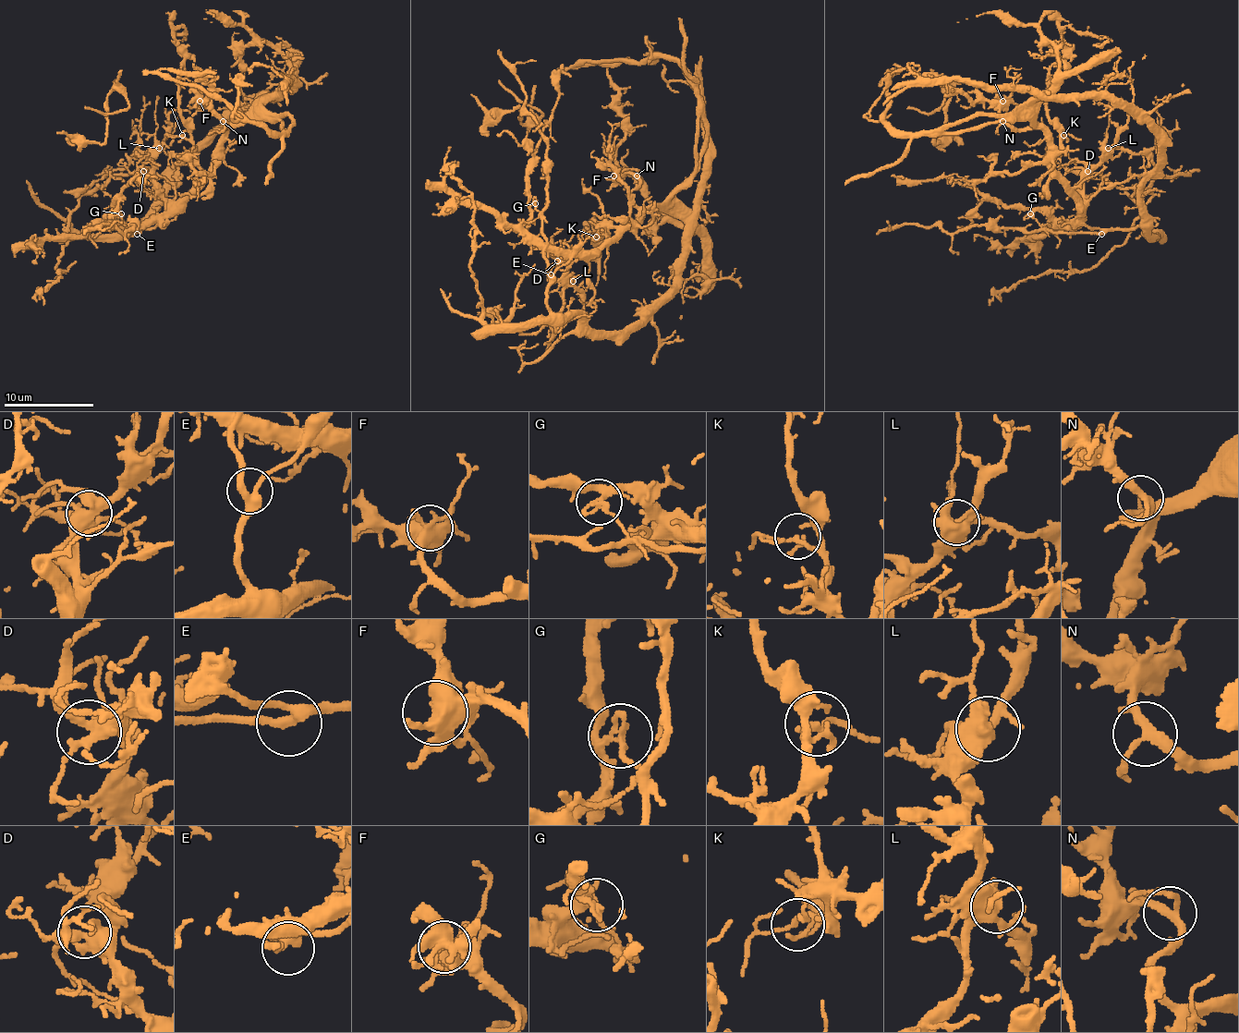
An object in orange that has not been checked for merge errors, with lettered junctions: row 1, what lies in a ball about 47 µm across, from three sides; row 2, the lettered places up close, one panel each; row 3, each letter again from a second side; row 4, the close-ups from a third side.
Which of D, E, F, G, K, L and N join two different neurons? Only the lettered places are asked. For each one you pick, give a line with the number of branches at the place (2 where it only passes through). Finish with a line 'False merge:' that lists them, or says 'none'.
G: 3
False merge: G

